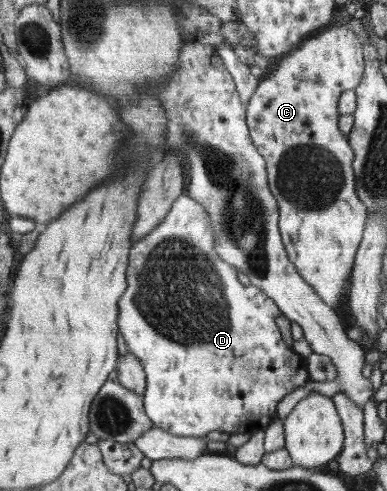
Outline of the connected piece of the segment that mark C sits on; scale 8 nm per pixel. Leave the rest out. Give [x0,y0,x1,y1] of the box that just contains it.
[247,25,369,307]

